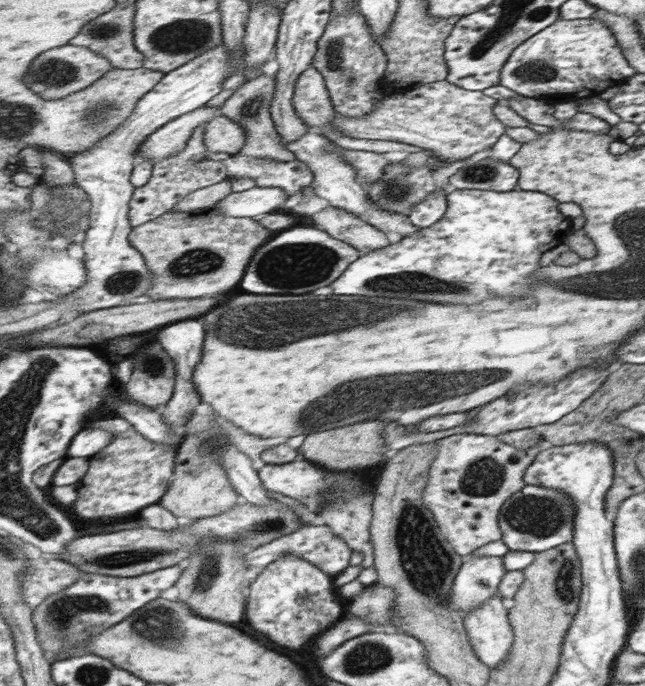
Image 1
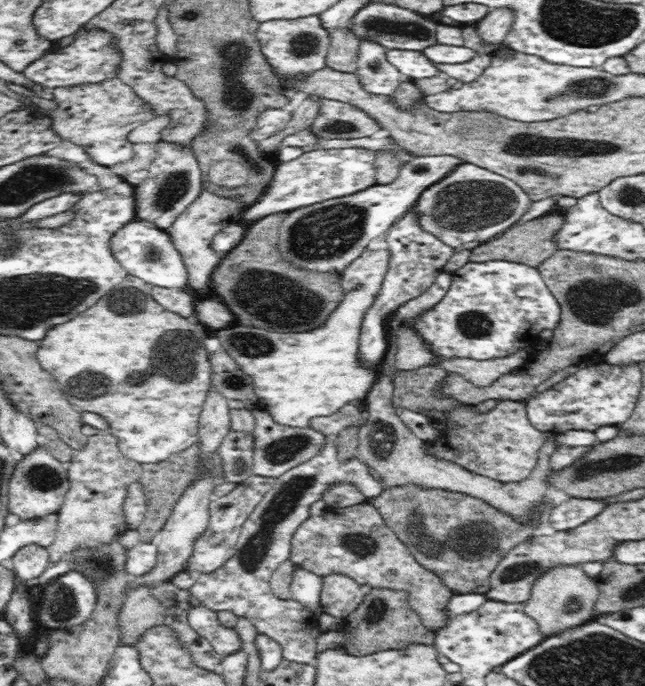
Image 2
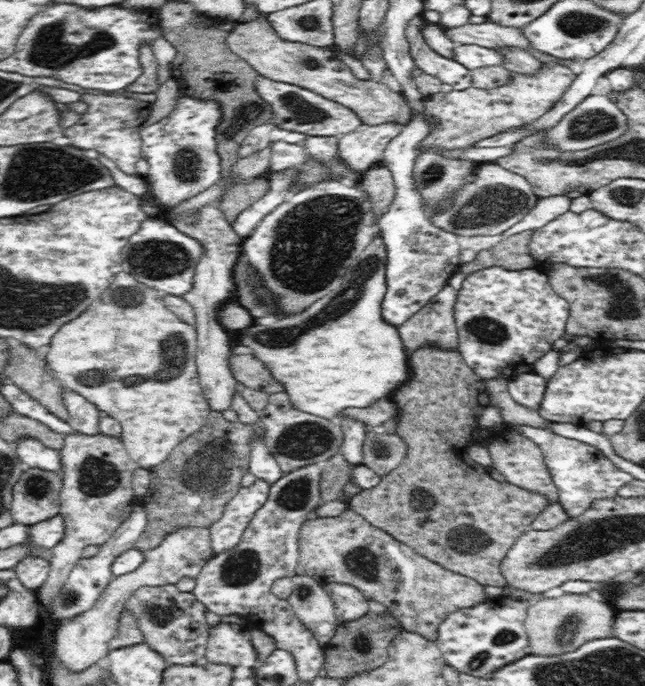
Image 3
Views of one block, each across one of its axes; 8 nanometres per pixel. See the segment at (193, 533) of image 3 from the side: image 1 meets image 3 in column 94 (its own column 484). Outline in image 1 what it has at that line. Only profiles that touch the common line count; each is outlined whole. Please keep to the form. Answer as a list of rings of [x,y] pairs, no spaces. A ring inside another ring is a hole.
[[[494,595],[477,609],[464,614],[464,625],[468,630],[474,652],[484,664],[493,669],[507,659],[514,640],[508,613],[502,597]]]

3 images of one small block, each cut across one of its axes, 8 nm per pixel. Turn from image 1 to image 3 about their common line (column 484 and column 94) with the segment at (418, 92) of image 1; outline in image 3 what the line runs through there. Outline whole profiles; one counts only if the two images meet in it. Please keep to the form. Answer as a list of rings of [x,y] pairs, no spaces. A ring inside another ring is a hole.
[[[123,91],[112,92],[111,95],[82,94],[80,100],[88,104],[87,111],[80,120],[70,128],[63,129],[63,134],[71,140],[71,145],[84,150],[96,152],[108,157],[116,166],[130,176],[139,176],[136,171],[136,162],[143,158],[142,139],[139,127],[148,118],[150,104],[121,95]]]

